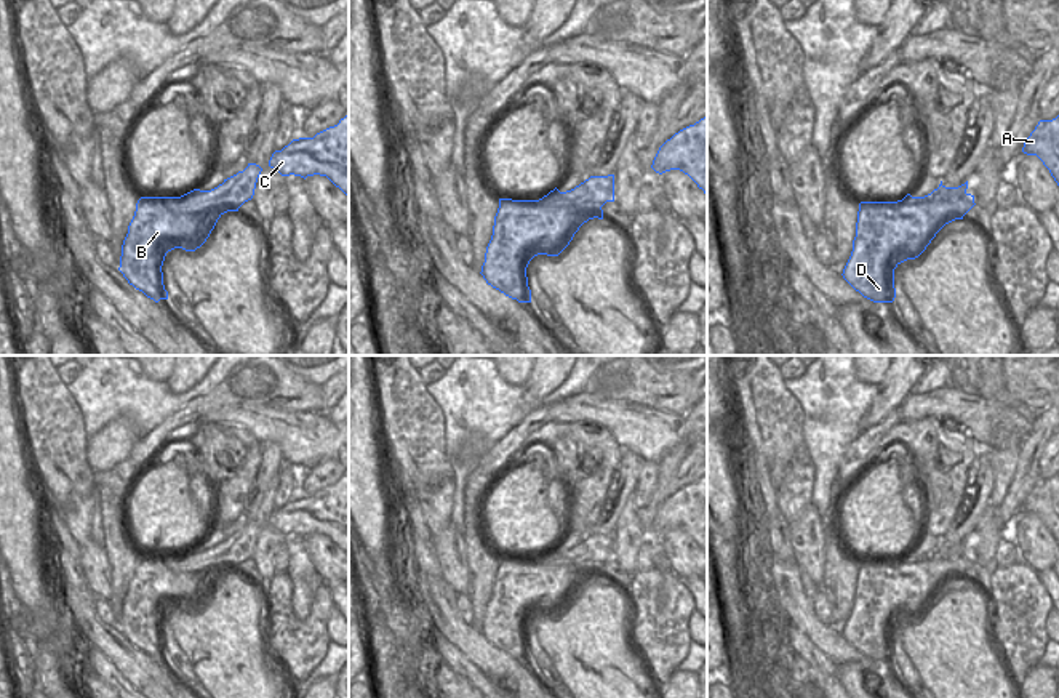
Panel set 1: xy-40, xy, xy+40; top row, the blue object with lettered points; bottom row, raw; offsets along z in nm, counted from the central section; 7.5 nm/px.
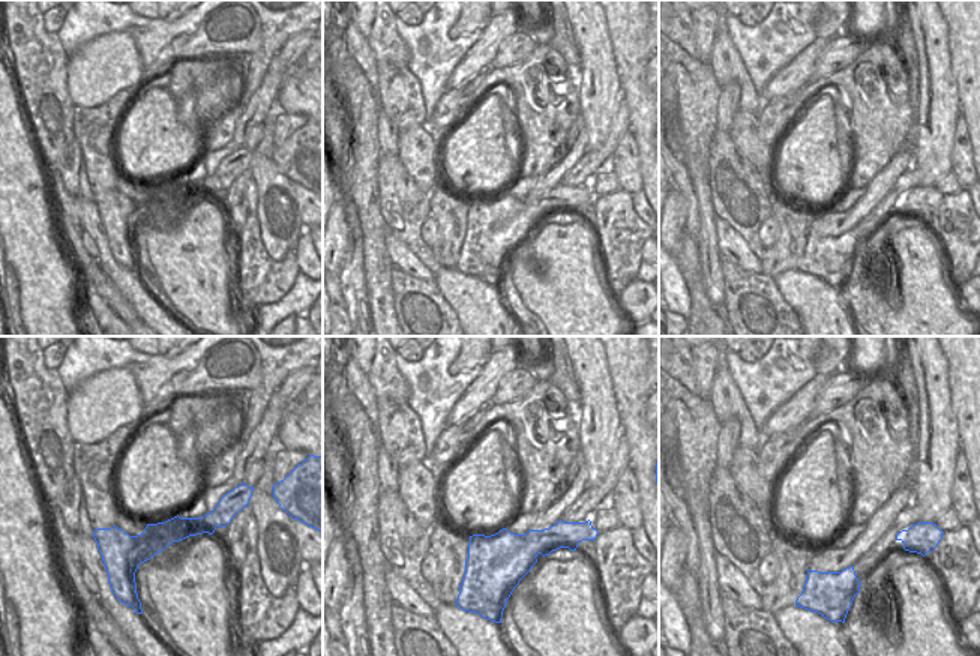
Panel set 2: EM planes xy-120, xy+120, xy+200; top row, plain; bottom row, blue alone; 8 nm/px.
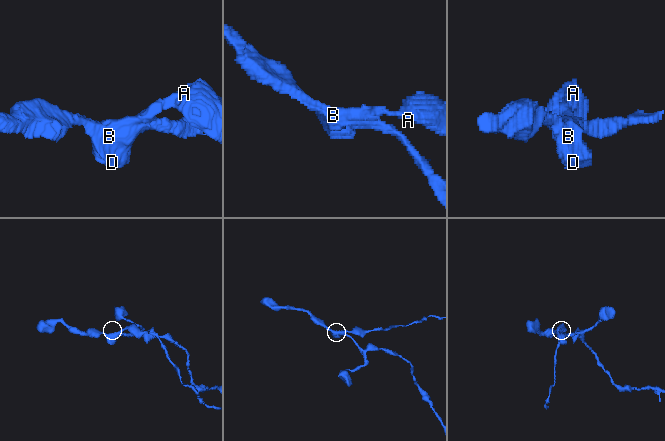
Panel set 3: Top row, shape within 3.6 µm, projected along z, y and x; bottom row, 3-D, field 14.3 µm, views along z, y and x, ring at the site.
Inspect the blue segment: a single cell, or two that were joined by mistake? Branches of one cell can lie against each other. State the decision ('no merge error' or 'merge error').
merge error

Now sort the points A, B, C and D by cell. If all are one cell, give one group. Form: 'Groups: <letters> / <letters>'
Groups: A C / B D.

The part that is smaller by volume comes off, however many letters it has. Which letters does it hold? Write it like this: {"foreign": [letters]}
{"foreign": ["A", "C"]}

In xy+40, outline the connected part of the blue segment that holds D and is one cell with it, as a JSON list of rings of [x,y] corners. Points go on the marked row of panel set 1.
[[[971,194],[960,200],[921,203],[861,202],[853,251],[843,269],[843,279],[873,303],[893,303],[896,298],[894,269],[907,259],[918,258],[945,224],[963,219],[974,205]]]

